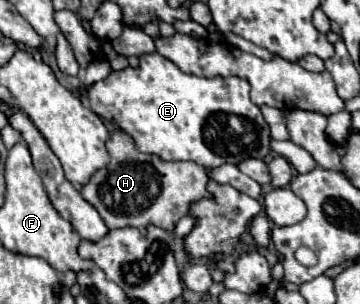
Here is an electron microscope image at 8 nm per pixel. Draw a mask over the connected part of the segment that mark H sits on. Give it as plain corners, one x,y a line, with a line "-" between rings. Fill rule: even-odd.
119,129
113,131
111,139
107,141
107,151
111,155
109,165
91,177
91,181
81,189
81,195
97,209
109,229
137,227
139,231
145,231
145,227
151,223
171,233
177,221
189,215
189,207
193,203
213,199
213,195
207,191
207,169
199,167
197,163
165,163
155,155
145,155
137,151
133,139

